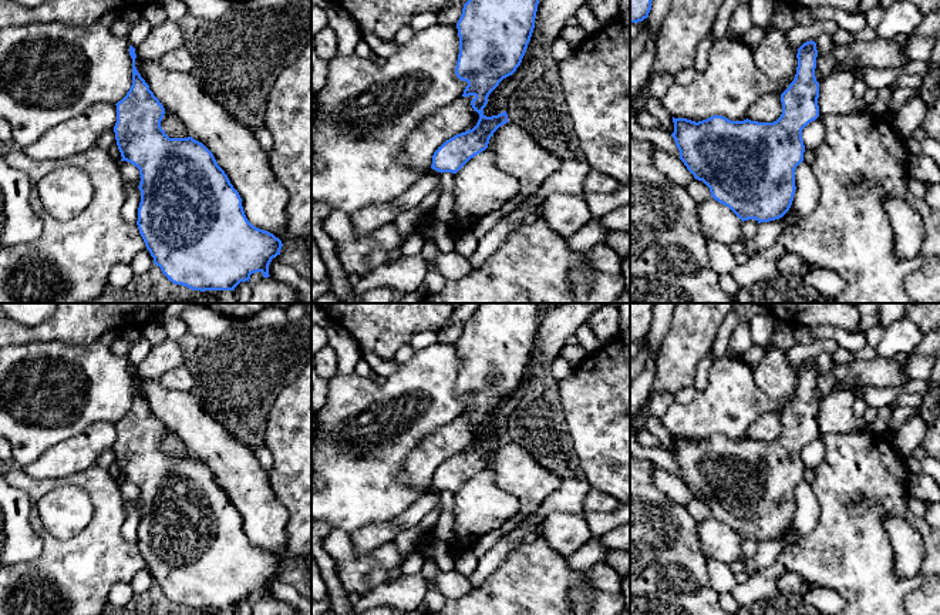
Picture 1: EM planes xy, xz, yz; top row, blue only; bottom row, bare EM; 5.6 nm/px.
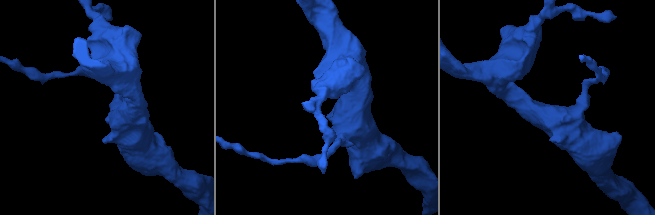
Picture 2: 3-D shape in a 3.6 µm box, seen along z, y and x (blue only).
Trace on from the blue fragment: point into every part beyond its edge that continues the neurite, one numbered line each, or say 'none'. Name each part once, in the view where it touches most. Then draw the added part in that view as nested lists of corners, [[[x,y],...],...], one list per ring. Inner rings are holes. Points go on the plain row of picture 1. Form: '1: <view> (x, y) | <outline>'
none

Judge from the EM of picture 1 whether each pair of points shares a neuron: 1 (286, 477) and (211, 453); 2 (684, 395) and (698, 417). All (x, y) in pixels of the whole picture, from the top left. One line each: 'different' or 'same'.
1: different
2: different

